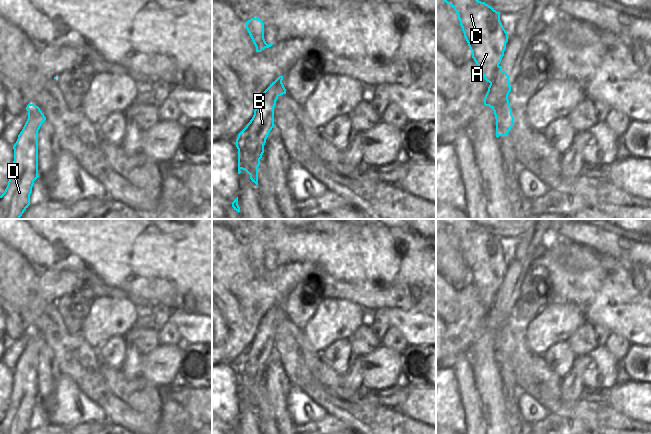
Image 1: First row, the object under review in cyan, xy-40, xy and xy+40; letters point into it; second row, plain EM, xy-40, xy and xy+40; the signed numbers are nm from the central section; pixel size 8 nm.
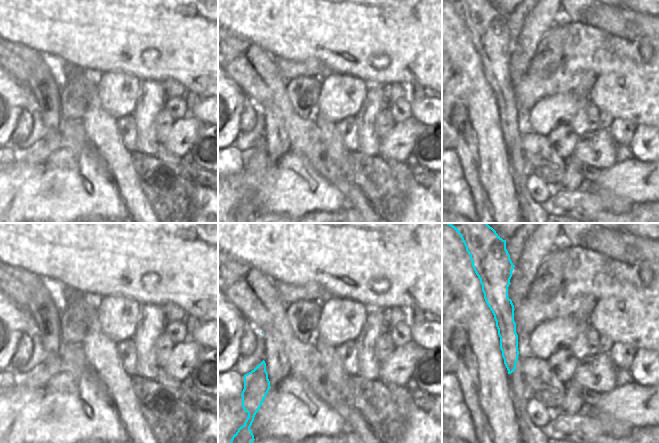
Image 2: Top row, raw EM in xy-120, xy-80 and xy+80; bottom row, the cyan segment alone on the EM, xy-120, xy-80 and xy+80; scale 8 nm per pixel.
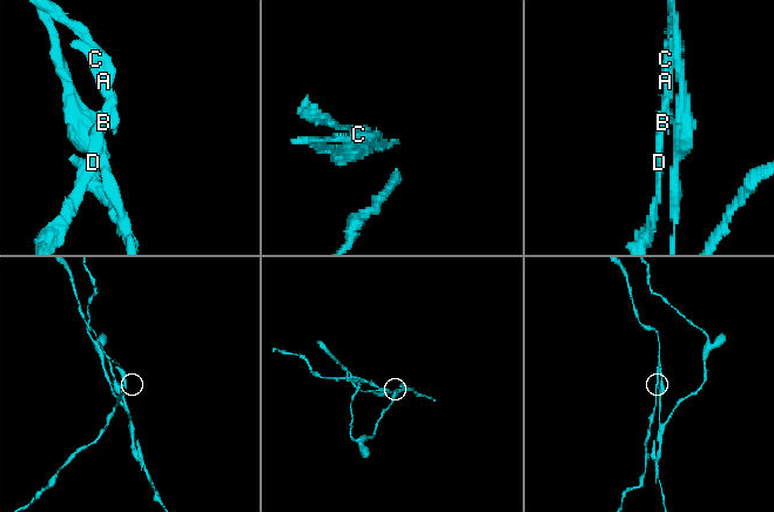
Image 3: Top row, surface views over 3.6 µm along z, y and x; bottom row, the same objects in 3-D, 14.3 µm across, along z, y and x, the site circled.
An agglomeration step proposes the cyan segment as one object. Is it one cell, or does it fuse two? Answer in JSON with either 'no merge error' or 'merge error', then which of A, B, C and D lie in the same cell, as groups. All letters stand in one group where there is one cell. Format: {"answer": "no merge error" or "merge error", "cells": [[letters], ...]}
{"answer": "merge error", "cells": [["A", "C"], ["B", "D"]]}

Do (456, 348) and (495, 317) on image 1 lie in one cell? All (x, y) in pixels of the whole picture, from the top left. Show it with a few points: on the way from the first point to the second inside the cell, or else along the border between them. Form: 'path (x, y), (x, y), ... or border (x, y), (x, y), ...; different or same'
border (488, 314), (482, 324); different

